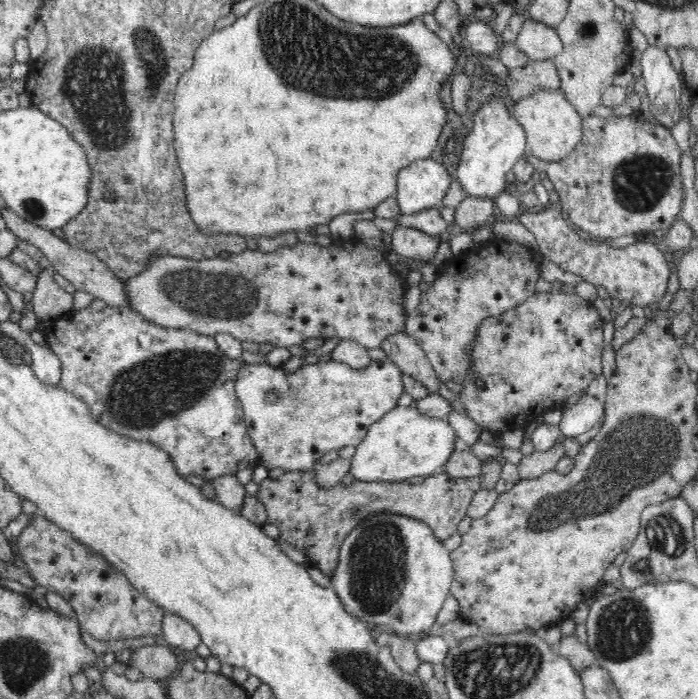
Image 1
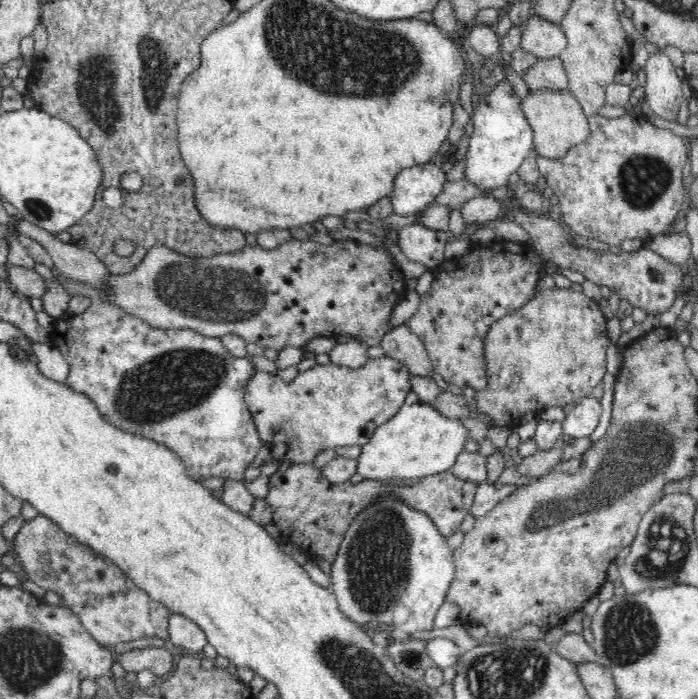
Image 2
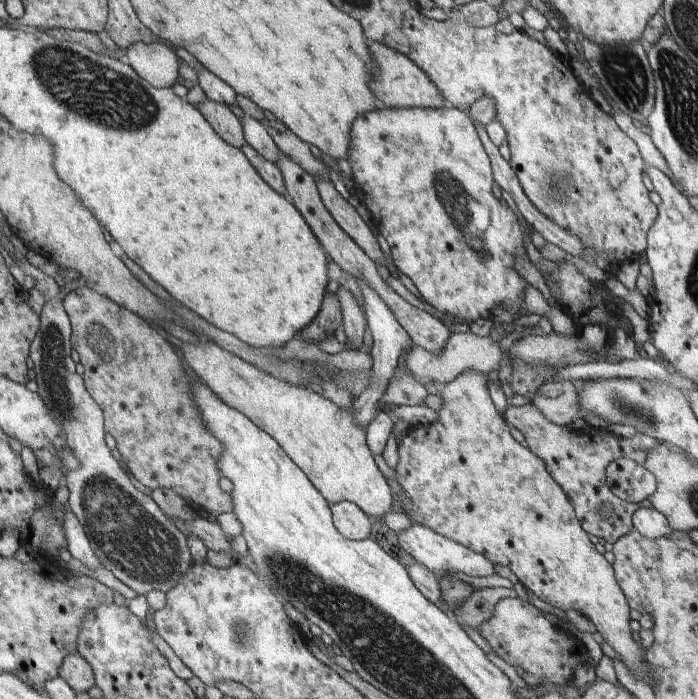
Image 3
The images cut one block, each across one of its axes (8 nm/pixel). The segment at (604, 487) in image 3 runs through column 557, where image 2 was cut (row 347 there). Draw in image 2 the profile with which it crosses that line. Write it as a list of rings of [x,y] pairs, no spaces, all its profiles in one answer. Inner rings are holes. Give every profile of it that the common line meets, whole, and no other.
[[[495,238],[485,248],[473,247],[473,250],[458,258],[446,260],[438,266],[438,274],[434,276],[434,288],[440,295],[430,290],[420,295],[420,304],[416,312],[408,319],[406,326],[422,341],[422,346],[429,352],[429,358],[435,372],[440,374],[446,383],[460,389],[482,391],[486,388],[486,372],[483,362],[483,335],[492,321],[506,316],[525,305],[535,294],[537,283],[544,277],[544,261],[527,243],[512,243],[506,239]]]

